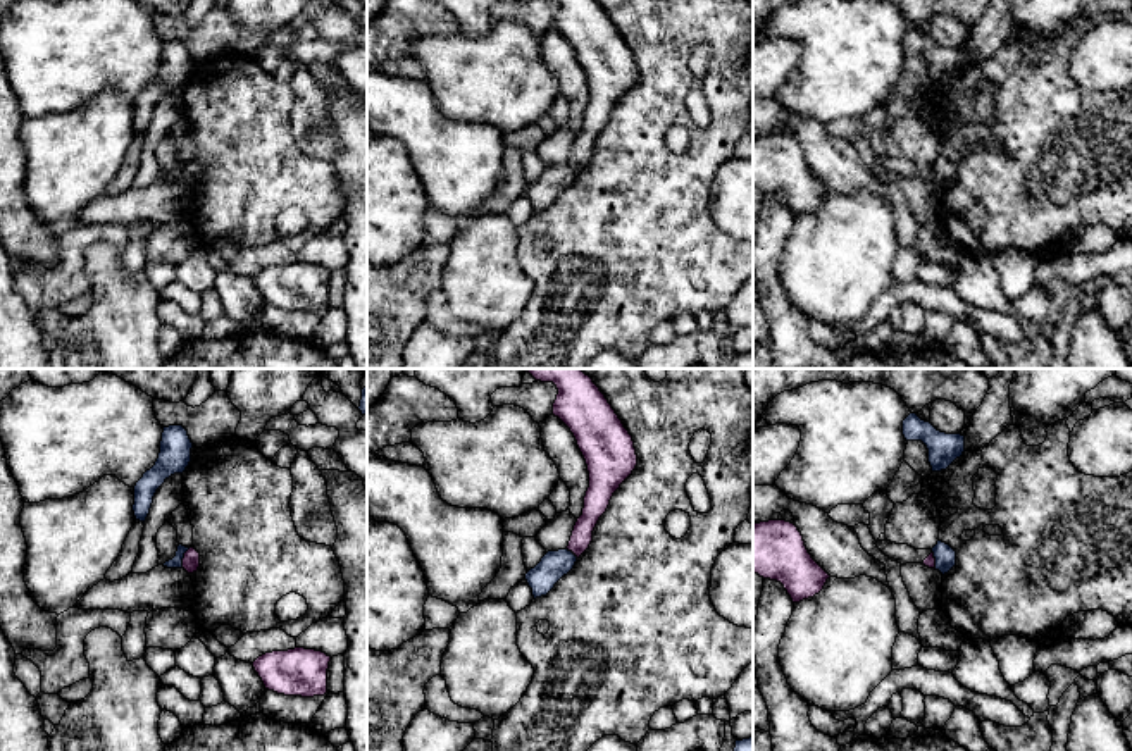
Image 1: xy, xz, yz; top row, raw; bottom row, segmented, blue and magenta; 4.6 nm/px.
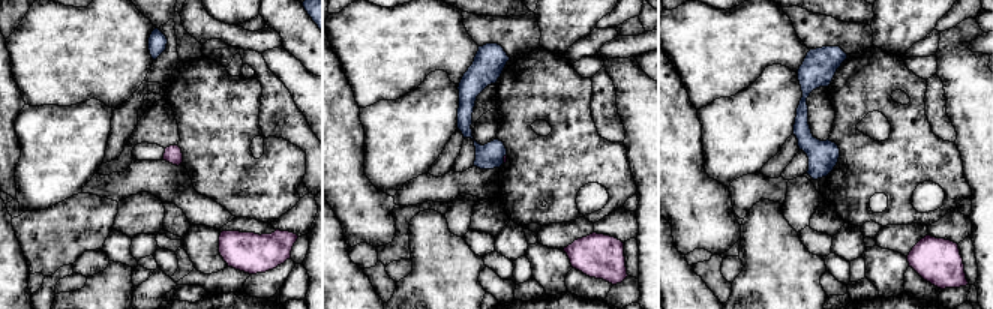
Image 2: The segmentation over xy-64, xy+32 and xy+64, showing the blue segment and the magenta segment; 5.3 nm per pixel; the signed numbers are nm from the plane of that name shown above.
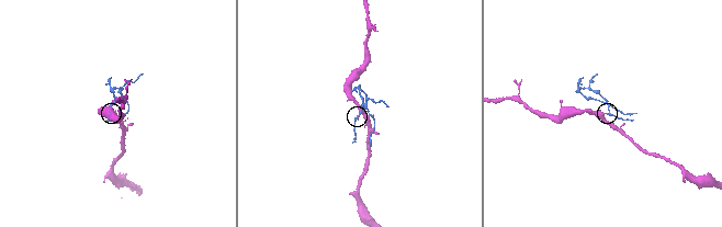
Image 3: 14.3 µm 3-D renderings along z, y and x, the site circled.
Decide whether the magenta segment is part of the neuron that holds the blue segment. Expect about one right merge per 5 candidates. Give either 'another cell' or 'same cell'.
another cell

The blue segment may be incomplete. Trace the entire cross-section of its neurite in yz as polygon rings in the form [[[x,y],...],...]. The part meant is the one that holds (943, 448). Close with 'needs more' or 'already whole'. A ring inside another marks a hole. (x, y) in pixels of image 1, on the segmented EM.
[[[917,413],[903,420],[903,436],[906,441],[922,441],[927,446],[932,472],[946,470],[965,451],[965,436],[941,432]]] | already whole

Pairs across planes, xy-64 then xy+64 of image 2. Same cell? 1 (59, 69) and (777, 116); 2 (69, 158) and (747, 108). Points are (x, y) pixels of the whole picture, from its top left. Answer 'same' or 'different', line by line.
1: different
2: same

